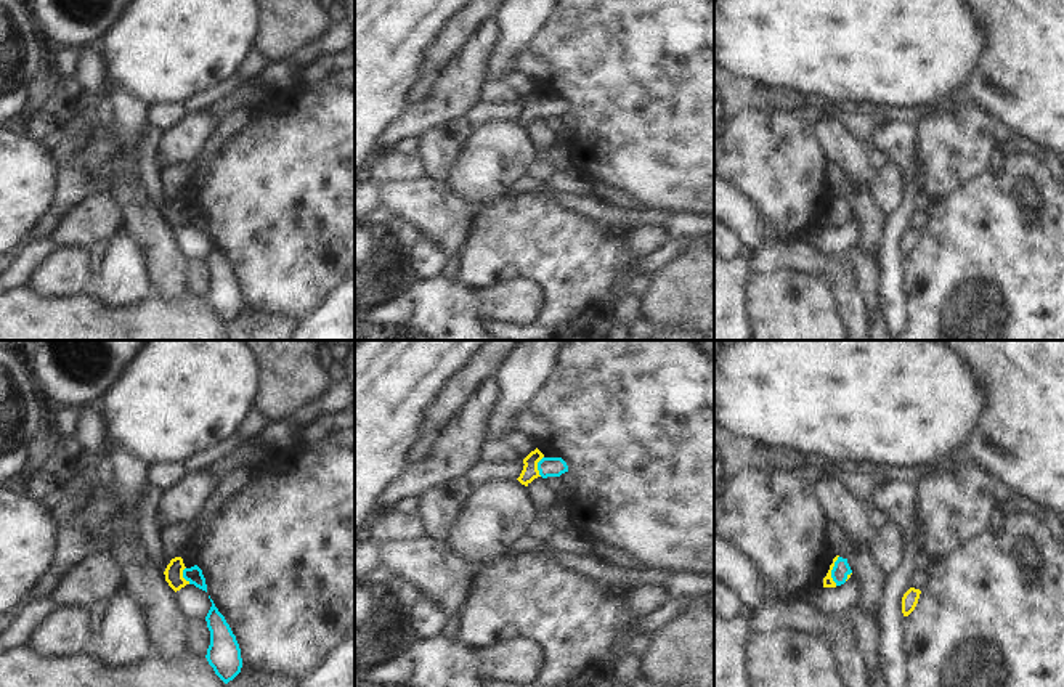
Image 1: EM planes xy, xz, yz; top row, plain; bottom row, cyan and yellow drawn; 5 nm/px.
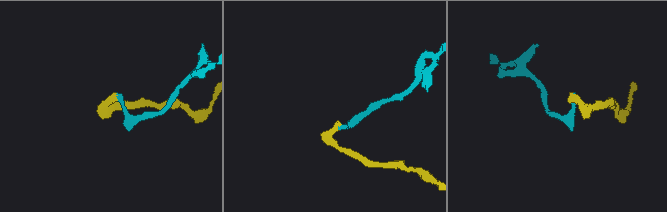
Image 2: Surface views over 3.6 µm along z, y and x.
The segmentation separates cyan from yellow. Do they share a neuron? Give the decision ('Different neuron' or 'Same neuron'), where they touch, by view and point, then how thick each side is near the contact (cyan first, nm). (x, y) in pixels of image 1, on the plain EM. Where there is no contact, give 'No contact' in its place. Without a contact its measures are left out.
Same neuron. Touches cyan at yz (832, 211). Thickness 90 nm (cyan) against 50 nm

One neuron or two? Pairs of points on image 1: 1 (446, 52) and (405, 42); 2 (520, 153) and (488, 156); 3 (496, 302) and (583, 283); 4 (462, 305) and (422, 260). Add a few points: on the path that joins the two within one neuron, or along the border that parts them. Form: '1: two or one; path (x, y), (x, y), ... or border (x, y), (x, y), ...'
1: two; border (453, 18), (430, 47), (422, 74)
2: one; path (512, 153), (499, 153), (496, 156)
3: two; border (506, 283), (535, 281), (543, 291), (544, 313)
4: two; border (442, 273), (419, 281)

